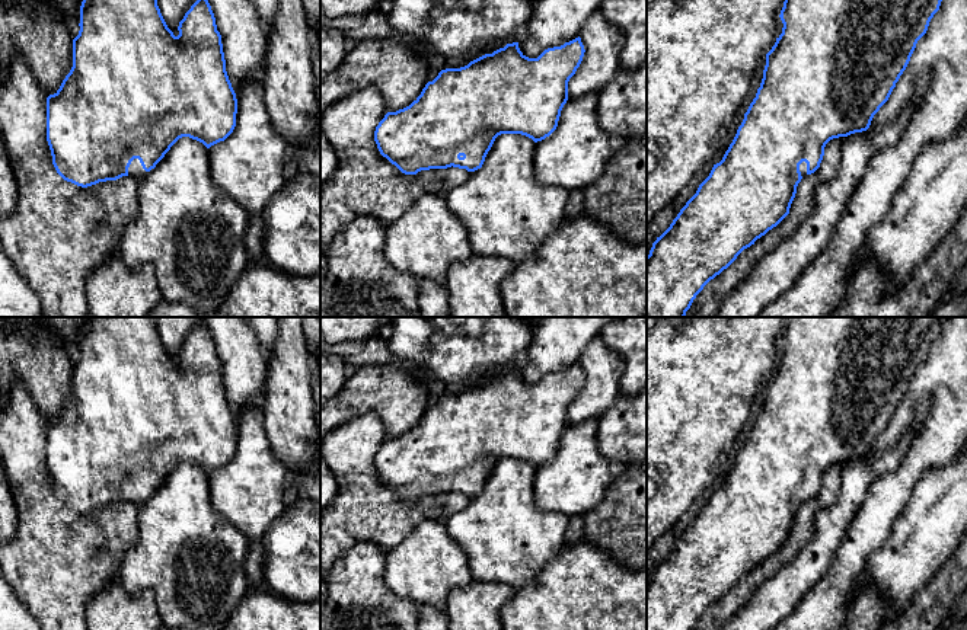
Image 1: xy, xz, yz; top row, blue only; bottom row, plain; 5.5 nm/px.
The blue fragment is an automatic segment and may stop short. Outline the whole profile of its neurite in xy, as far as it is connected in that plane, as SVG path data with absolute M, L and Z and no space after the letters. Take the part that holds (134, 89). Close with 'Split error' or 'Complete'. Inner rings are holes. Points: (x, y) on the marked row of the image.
M83 0L80 6L80 31L73 39L73 67L60 89L47 97L47 141L57 173L67 182L87 188L122 176L144 178L182 137L202 143L207 148L224 141L236 127L237 99L226 71L221 35L208 0L197 0L179 22L179 35L167 28L157 0Z. Split error

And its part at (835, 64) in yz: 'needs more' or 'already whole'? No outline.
needs more

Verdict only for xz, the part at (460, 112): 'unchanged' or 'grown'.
unchanged

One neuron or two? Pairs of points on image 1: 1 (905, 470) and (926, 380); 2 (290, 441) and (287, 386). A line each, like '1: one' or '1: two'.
1: one
2: one

